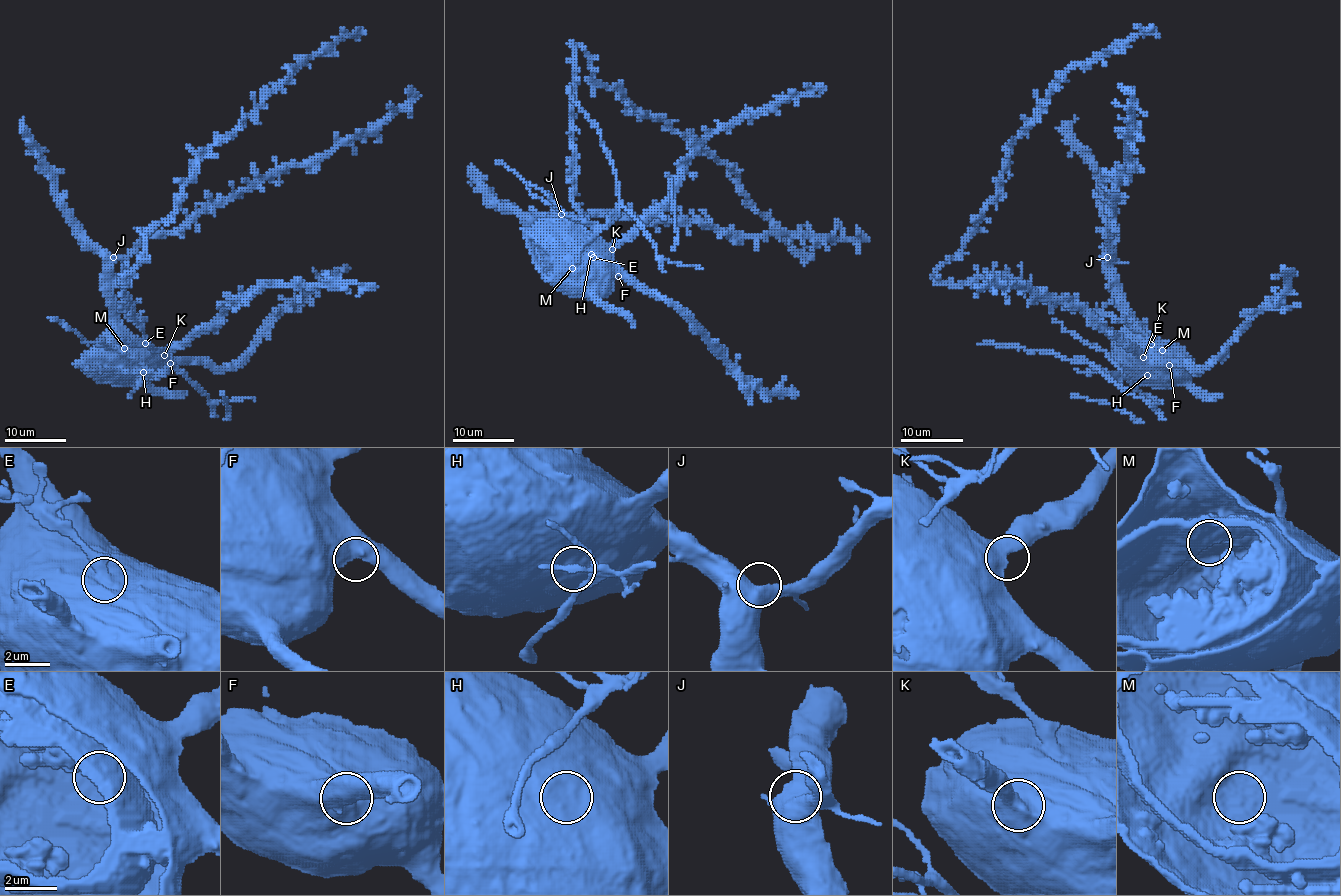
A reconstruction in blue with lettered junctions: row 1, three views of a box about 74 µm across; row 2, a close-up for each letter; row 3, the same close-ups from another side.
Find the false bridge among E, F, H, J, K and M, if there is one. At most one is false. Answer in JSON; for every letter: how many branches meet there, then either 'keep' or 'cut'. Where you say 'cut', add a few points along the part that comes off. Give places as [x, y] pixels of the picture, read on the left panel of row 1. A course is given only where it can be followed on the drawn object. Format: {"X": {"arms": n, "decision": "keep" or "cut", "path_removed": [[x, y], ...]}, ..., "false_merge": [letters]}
{"E": {"arms": 2, "decision": "cut", "path_removed": [[144, 343], [124, 311], [121, 277], [172, 213], [194, 166], [292, 69], [345, 35], [366, 33]]}, "F": {"arms": 2, "decision": "keep"}, "H": {"arms": 1, "decision": "keep"}, "J": {"arms": 2, "decision": "keep"}, "K": {"arms": 2, "decision": "keep"}, "M": {"arms": 2, "decision": "keep"}, "false_merge": ["E"]}

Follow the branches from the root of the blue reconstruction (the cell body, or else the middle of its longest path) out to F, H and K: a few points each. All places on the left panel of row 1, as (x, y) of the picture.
F: (116, 352), (126, 348), (153, 348), (170, 363)
H: (116, 352), (126, 348), (143, 372)
K: (116, 352), (126, 348), (143, 348), (164, 355)

